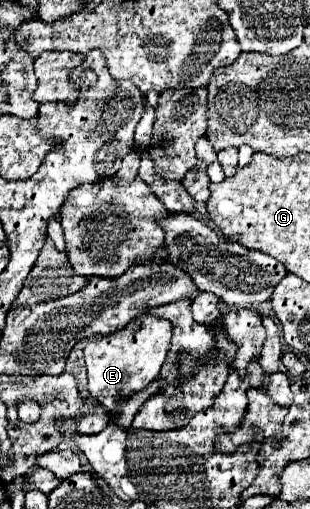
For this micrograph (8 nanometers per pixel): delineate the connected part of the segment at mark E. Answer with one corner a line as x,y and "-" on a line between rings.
150,308
142,310
134,322
128,322
124,330
116,330
102,338
92,338
84,348
84,362
88,370
88,390
108,412
118,414
116,398
130,396
144,390
160,372
170,350
172,324
164,318
150,314

